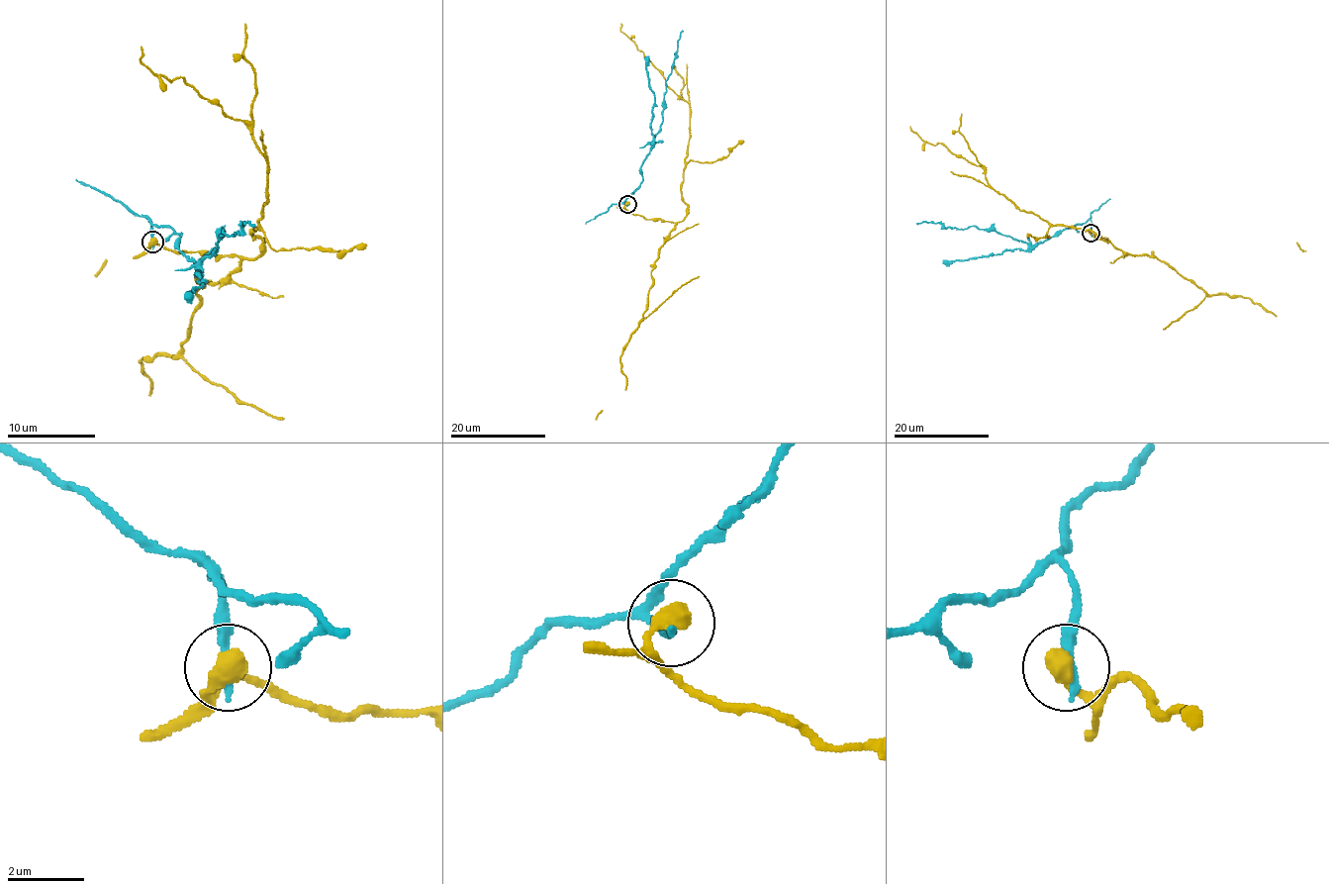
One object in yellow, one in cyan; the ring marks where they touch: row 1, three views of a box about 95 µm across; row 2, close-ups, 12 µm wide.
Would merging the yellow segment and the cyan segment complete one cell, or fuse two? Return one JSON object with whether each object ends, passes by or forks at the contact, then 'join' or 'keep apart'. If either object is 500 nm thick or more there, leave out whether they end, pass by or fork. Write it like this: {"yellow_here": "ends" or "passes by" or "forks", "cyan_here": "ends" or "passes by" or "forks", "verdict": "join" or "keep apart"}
{"verdict": "keep apart"}

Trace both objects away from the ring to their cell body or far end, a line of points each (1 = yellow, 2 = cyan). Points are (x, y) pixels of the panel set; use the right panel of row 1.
1: (1091, 232), (1109, 242), (1019, 211), (991, 186), (980, 166), (925, 143), (909, 126)
2: (1091, 232), (1091, 222), (1088, 219), (1027, 244), (974, 226), (959, 229), (944, 228), (938, 223), (916, 224)

